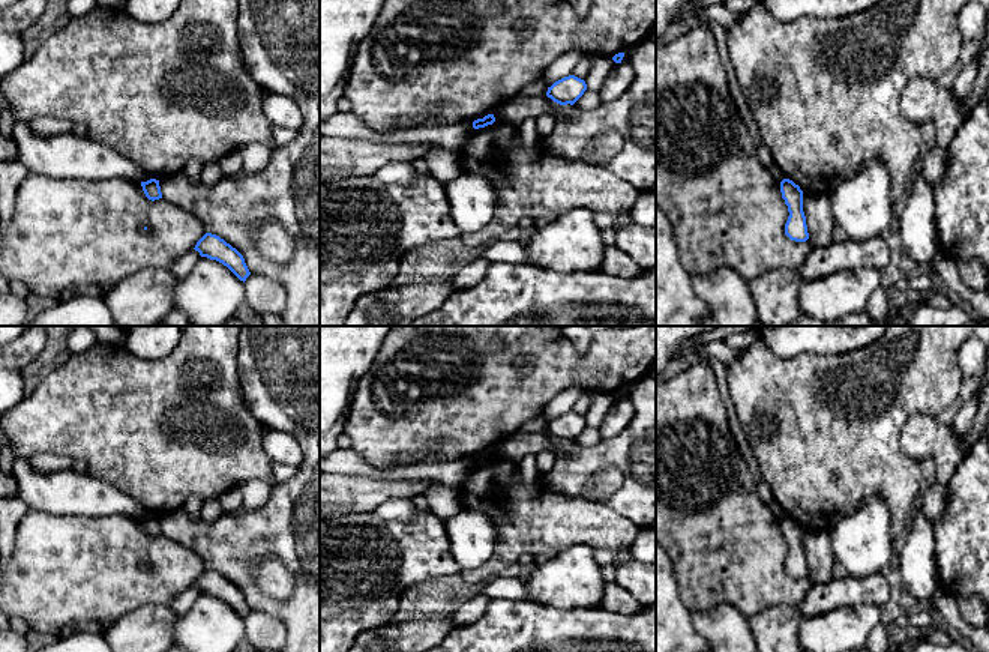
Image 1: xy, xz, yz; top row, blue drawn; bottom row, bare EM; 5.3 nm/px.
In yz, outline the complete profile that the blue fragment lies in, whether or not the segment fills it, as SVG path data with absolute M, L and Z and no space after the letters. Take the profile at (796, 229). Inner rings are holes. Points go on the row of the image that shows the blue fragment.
M789 179L780 182L780 192L788 206L788 221L785 224L785 234L795 242L806 242L809 239L806 216L803 212L803 191Z

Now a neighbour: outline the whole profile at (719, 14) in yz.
M713 5L695 15L695 21L702 21L705 24L714 21L725 29L729 29L738 18L740 14L729 11L725 5Z

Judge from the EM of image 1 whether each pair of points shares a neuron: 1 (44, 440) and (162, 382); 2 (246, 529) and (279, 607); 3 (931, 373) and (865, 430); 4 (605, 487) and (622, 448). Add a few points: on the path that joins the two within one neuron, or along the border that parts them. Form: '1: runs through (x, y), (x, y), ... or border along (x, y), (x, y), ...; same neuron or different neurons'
1: runs through (74, 410), (132, 409); same neuron
2: runs through (246, 552), (246, 585), (257, 595); same neuron
3: runs through (914, 388), (881, 418); same neuron
4: border along (625, 475), (604, 467), (587, 492); different neurons

